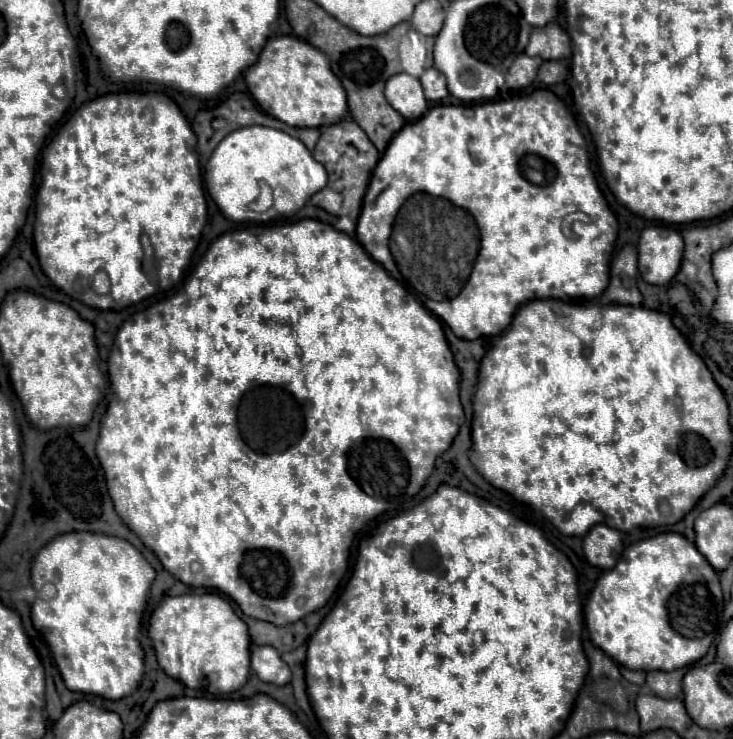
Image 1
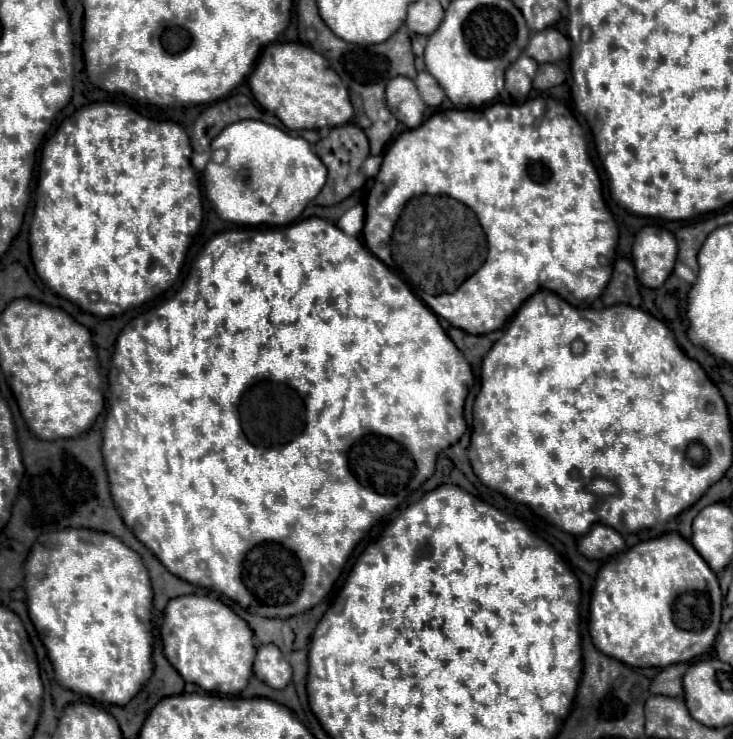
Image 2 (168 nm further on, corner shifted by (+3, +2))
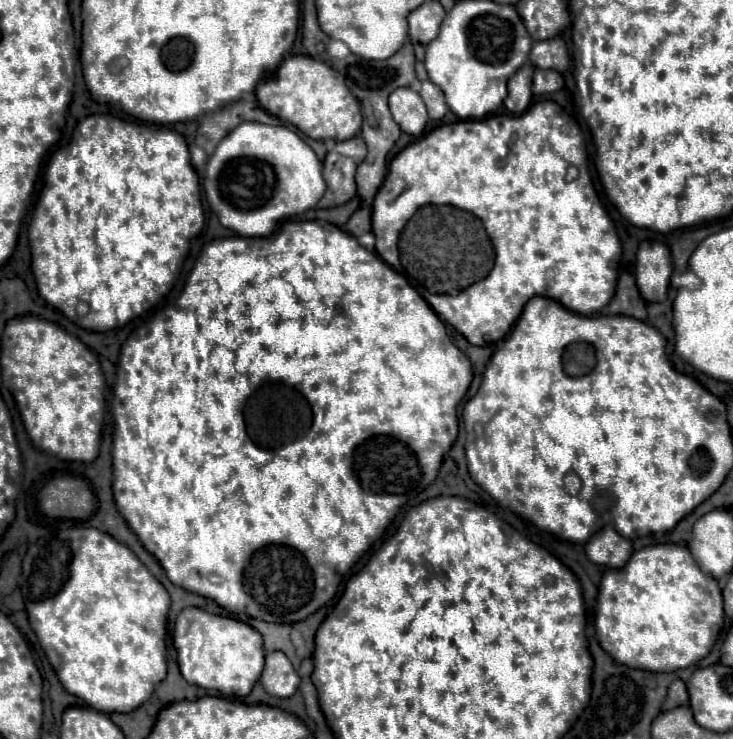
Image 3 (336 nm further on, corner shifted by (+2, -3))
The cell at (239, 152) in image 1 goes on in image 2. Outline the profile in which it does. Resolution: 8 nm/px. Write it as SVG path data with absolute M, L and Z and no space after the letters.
M238 120L228 124L212 140L212 148L224 148L228 158L222 164L208 162L204 170L204 190L216 214L226 222L248 226L292 224L306 204L320 194L326 182L322 160L302 136L290 136L262 120Z

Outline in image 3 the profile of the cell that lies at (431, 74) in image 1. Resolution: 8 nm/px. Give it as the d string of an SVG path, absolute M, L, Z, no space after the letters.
M429 79L423 81L423 87L419 91L427 111L429 111L429 117L431 119L441 119L445 113L447 113L447 103L445 103L445 95L441 93L441 89L437 85L433 85Z

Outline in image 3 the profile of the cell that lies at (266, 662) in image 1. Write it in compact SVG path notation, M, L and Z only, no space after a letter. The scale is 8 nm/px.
M273 651L265 655L265 669L261 673L261 685L273 697L291 697L299 685L299 675L295 673L291 661L283 651Z

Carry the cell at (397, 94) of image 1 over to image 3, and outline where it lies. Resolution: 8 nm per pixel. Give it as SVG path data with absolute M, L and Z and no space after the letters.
M409 87L395 89L389 95L389 109L391 109L393 119L405 133L413 137L421 137L427 125L427 109L419 93L415 93Z

